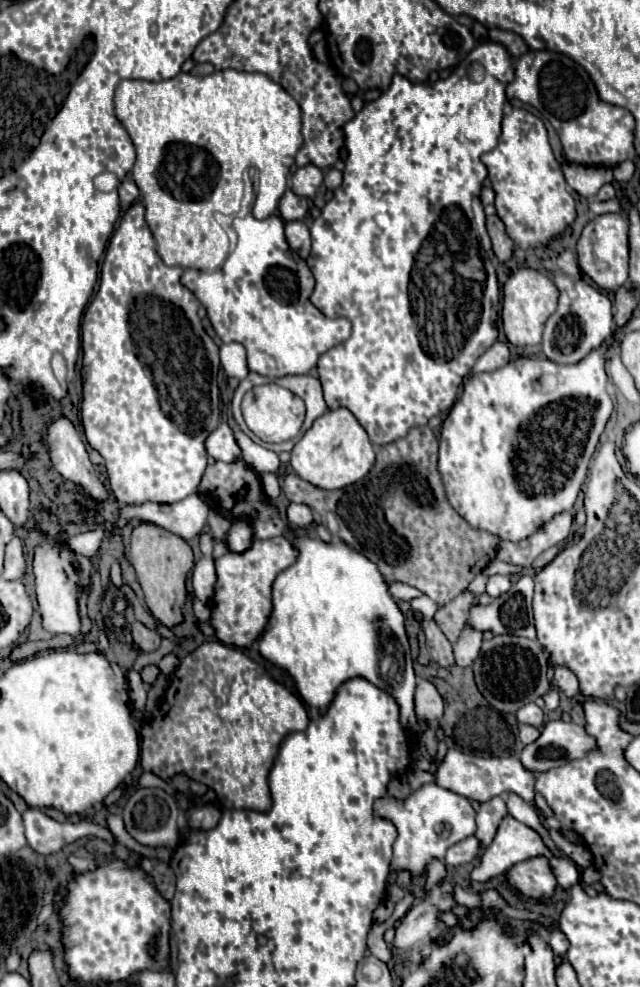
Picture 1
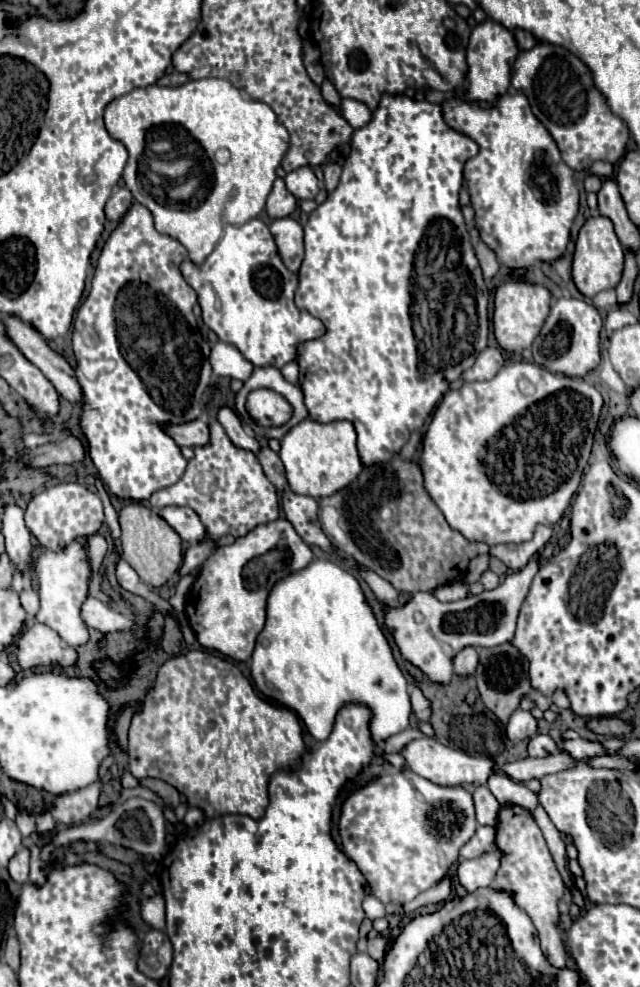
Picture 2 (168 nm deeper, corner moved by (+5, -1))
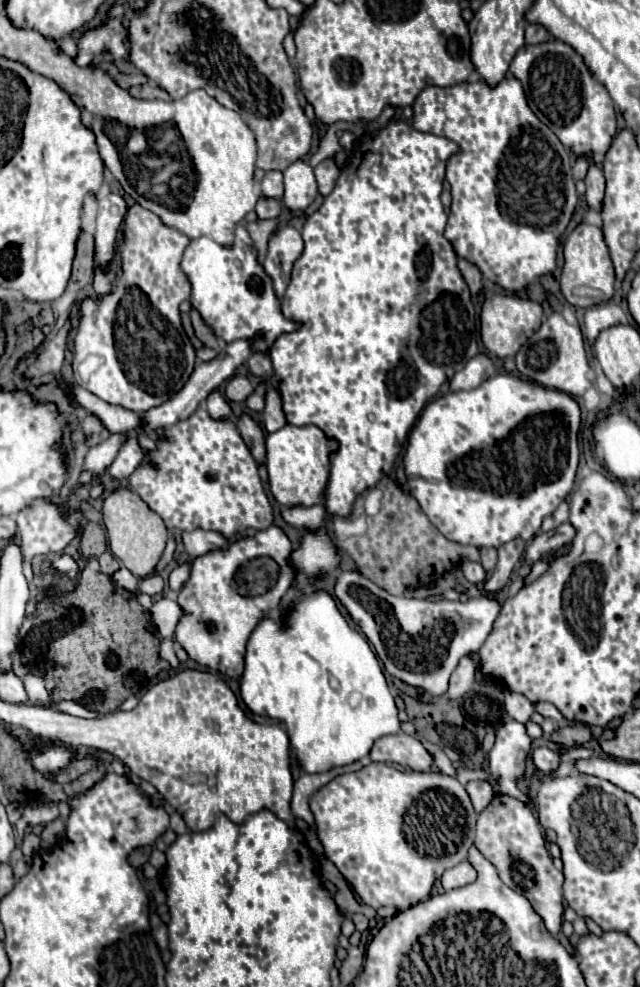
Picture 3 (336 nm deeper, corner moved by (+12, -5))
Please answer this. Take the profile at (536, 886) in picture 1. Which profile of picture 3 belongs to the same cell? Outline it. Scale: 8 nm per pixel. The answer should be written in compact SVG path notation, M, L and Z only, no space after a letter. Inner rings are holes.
M504 794L494 796L492 802L486 806L486 810L478 816L476 848L484 854L486 860L494 864L500 880L514 892L522 894L532 904L536 914L544 920L548 934L558 936L564 912L564 898L562 898L564 874L554 868L552 858L546 850L540 824L536 822L532 810L516 798Z

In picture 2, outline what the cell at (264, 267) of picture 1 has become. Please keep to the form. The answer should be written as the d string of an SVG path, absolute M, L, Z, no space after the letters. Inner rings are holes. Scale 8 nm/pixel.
M259 218L249 220L243 226L225 226L221 240L215 250L203 260L203 264L195 266L195 262L185 260L181 264L181 274L185 282L197 292L199 306L203 310L203 322L227 344L233 344L249 362L255 366L275 366L283 368L287 362L295 360L297 346L301 342L319 338L325 332L325 326L319 318L307 314L307 310L299 310L293 302L293 294L297 288L297 276L281 262L277 254L277 246L265 222Z

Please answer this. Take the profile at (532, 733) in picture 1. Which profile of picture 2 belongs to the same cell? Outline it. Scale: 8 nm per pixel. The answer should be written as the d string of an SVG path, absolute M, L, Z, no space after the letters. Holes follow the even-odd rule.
M537 734L529 740L529 756L549 756L549 754L555 754L557 752L557 742L551 738L551 736L543 736L543 734Z

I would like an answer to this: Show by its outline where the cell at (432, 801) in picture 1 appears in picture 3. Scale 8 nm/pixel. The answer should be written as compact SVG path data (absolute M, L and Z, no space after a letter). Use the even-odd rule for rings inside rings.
M370 762L358 772L336 776L330 784L320 788L310 798L310 810L314 814L320 842L324 844L324 854L336 864L342 876L354 886L362 904L372 908L396 906L408 910L424 900L428 900L436 878L466 860L468 848L476 834L476 812L468 798L466 788L456 780L438 770L432 772L412 772L396 770L388 764ZM414 804L414 834L408 838L404 832L404 818L408 808Z

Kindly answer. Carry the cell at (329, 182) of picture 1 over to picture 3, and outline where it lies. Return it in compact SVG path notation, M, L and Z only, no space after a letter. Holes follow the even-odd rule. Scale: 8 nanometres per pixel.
M332 158L322 160L322 162L314 168L314 176L316 176L316 180L318 180L318 192L320 192L322 196L328 196L328 194L332 192L338 174L340 174L340 170L338 170L338 166L334 164Z

